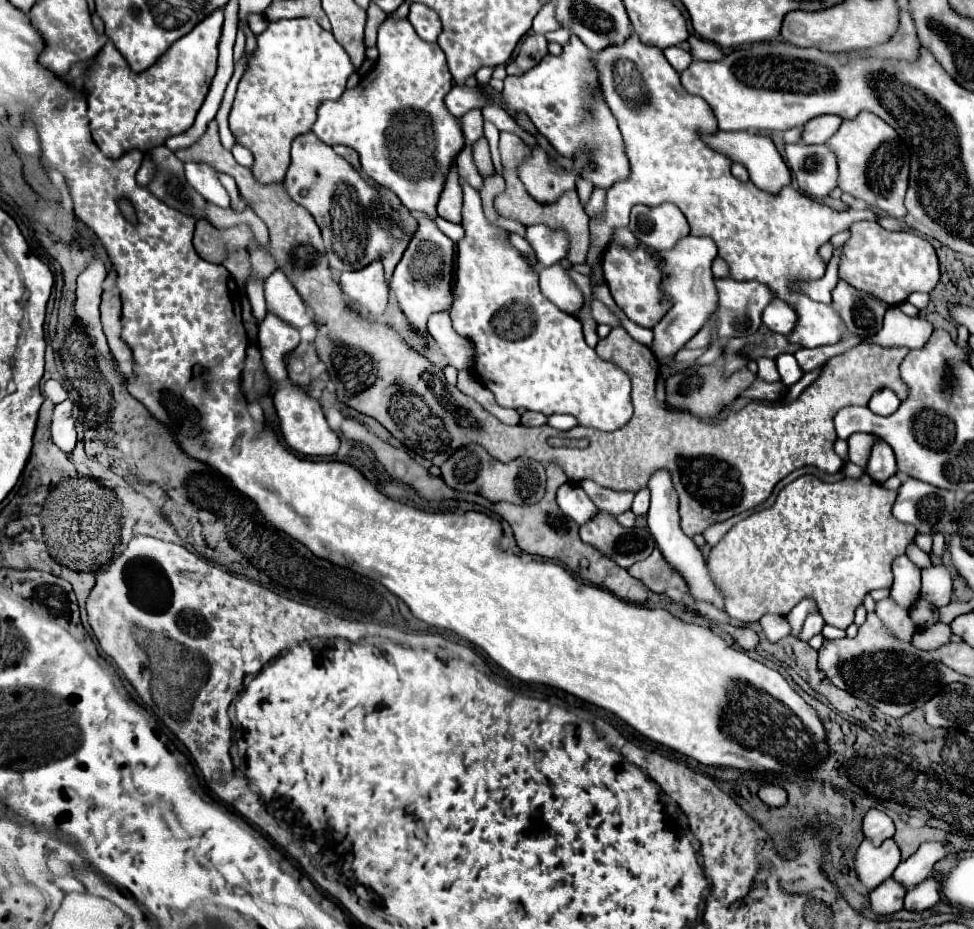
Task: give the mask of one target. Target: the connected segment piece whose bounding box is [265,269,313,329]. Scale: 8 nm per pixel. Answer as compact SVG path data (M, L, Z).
M275 269L271 277L265 281L265 299L267 309L271 313L277 313L283 317L283 321L293 323L293 327L301 329L309 323L313 323L313 317L307 311L307 305L287 279L287 275L281 269Z

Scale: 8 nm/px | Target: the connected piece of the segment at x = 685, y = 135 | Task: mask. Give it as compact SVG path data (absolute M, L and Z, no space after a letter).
M635 31L625 43L609 45L603 51L593 53L591 59L599 73L603 99L619 123L631 173L625 181L607 189L605 217L589 223L591 247L587 265L595 267L597 257L611 239L611 231L629 223L633 205L643 203L653 207L669 201L687 217L691 235L711 237L715 241L719 257L731 267L731 279L767 283L777 299L793 303L795 311L799 311L799 323L789 335L793 343L801 343L803 347L837 343L845 331L839 313L831 305L813 303L807 295L793 293L789 283L793 279L823 277L827 263L817 249L855 221L875 221L877 215L871 209L853 207L841 213L833 211L791 185L773 195L757 189L751 181L743 183L735 179L731 175L731 159L701 141L701 131L717 131L717 119L707 101L687 93L679 73L669 65L663 51L641 43Z

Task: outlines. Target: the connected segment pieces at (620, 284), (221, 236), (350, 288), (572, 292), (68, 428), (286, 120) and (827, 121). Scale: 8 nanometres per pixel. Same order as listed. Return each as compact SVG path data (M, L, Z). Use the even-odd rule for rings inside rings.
M609 245L609 249L603 255L603 273L609 285L611 297L633 323L651 329L663 317L667 307L671 307L671 303L661 295L661 289L659 289L659 283L661 283L659 261L655 255L647 253L643 245L635 251L621 249L619 245ZM621 255L627 255L627 257L621 257Z
M199 221L193 237L195 251L205 259L213 263L221 263L227 253L235 247L251 247L251 231L249 227L231 227L231 229L215 229L207 221Z
M379 259L359 271L341 273L339 283L351 307L361 315L379 317L385 313L389 285L385 281L385 271Z
M561 263L541 269L541 293L551 299L559 309L567 313L575 313L583 305L583 293L569 277L567 269Z
M65 399L59 405L55 405L53 423L51 423L53 443L57 443L57 447L61 451L65 451L65 453L71 453L75 449L75 443L77 443L75 421L71 417L71 409L73 409L73 403L69 399Z
M313 17L281 19L257 35L257 51L229 113L229 127L237 141L255 155L253 175L261 183L283 181L289 167L289 149L297 135L309 133L323 101L337 101L355 67L345 49Z
M819 115L803 127L803 139L801 141L807 145L827 143L837 133L837 127L841 123L843 123L843 119L837 115Z

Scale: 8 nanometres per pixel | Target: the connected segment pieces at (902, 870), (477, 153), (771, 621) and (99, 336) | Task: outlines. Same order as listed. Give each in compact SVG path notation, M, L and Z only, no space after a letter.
M925 841L907 861L899 863L893 877L899 879L899 883L903 883L907 889L915 887L917 883L921 883L923 879L927 879L931 875L935 863L941 861L943 857L947 857L947 853L949 853L947 843Z
M479 139L473 147L473 157L475 157L475 163L479 167L479 173L485 177L489 173L493 173L493 163L491 163L491 155L489 155L489 145L487 145L487 139Z
M763 615L761 625L763 625L763 631L769 641L779 641L779 639L787 637L787 617L783 617L783 615L779 615L779 617Z
M95 259L77 279L77 319L87 327L87 335L95 339L95 345L101 355L109 355L107 339L101 329L99 321L99 303L101 303L101 291L103 291L103 281L107 277L107 269L103 261Z

